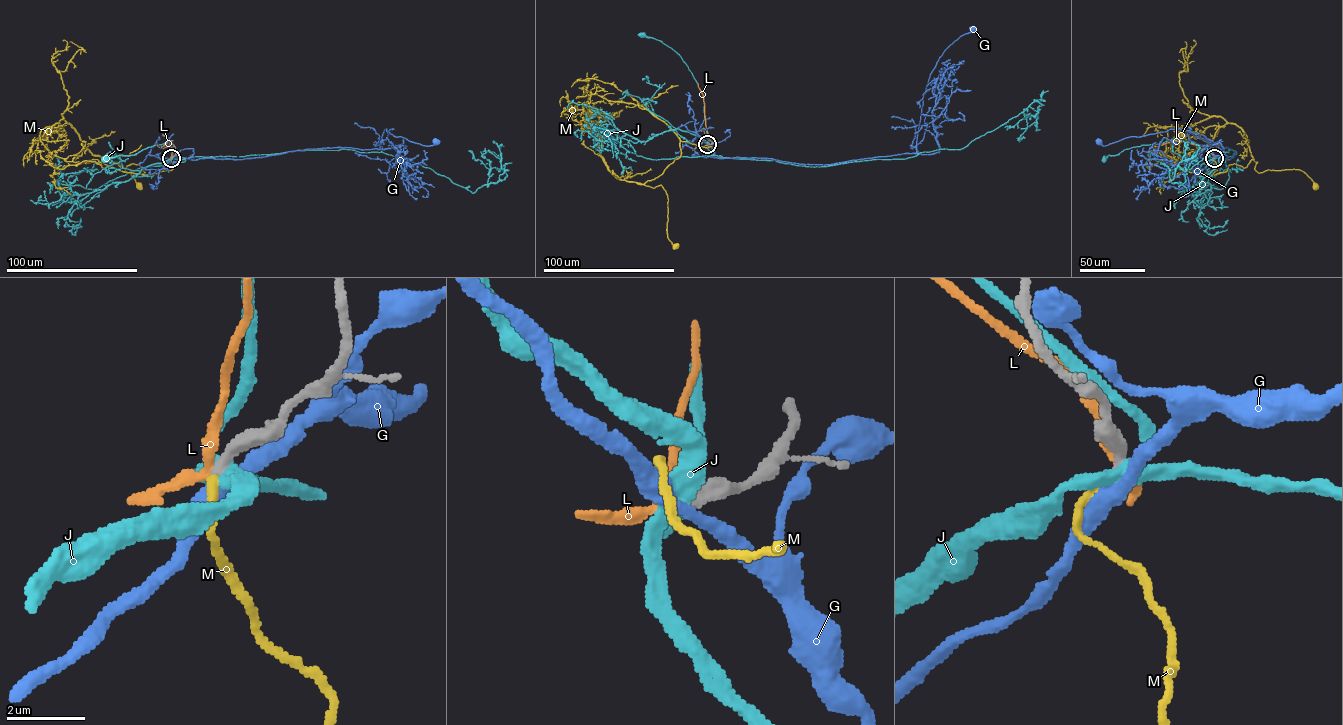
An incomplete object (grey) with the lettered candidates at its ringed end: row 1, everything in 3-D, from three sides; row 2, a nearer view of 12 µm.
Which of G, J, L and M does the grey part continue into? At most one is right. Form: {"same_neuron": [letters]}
{"same_neuron": ["M"]}

